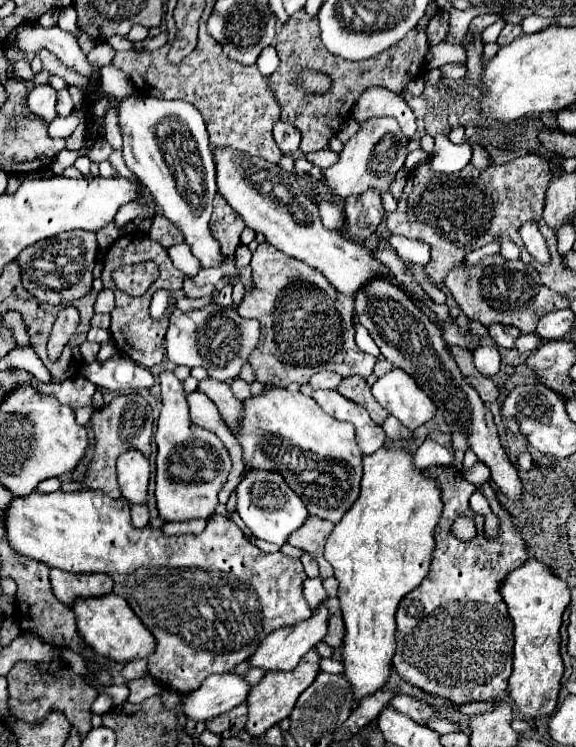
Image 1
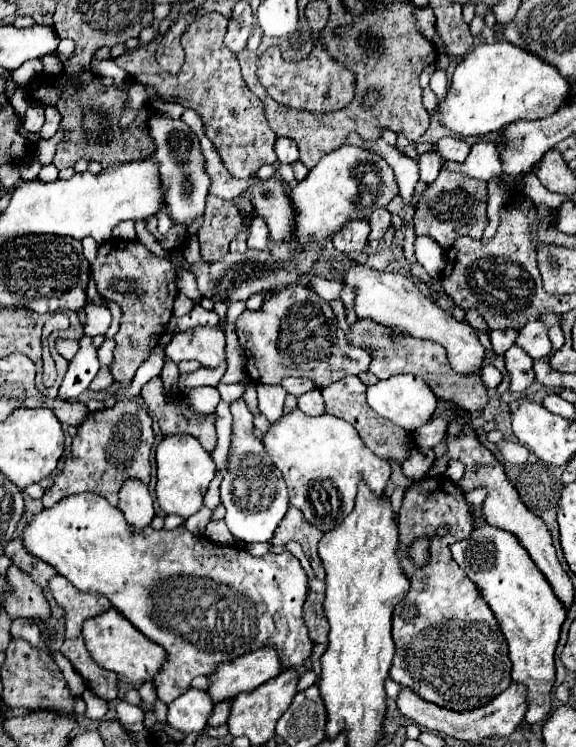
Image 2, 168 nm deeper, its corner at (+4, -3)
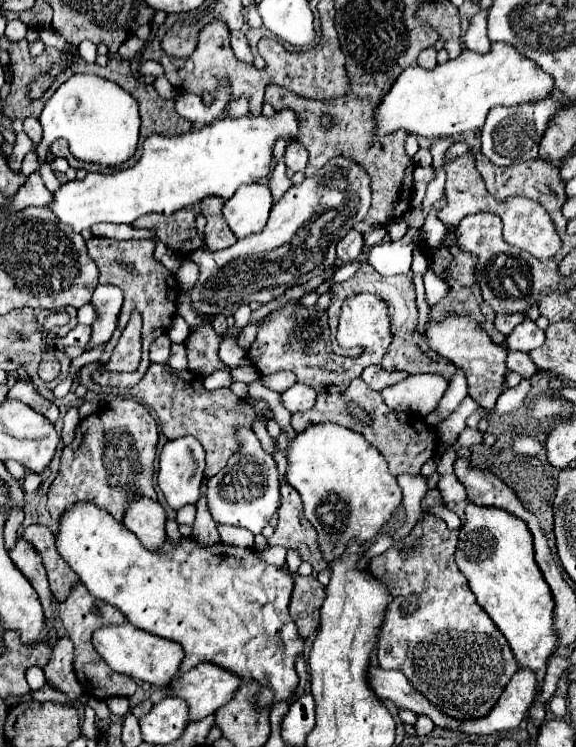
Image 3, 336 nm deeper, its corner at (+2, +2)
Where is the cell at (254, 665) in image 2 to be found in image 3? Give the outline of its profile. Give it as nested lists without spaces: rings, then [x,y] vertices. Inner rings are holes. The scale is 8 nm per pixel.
[[[200,663],[174,679],[168,689],[174,697],[188,703],[188,723],[192,723],[212,715],[220,705],[230,701],[234,689],[240,685],[240,677],[234,677],[212,663]]]

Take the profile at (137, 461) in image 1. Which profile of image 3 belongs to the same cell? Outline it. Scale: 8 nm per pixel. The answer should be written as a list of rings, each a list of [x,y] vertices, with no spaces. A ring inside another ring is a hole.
[[[140,497],[130,503],[124,517],[124,527],[132,531],[140,543],[150,549],[158,551],[166,541],[166,511],[158,501],[150,501],[148,497]]]

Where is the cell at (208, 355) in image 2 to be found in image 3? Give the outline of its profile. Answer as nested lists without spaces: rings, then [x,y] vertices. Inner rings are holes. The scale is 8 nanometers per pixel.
[[[182,343],[172,345],[172,353],[168,357],[168,367],[174,371],[186,371],[188,369],[188,359],[186,359],[186,347]]]

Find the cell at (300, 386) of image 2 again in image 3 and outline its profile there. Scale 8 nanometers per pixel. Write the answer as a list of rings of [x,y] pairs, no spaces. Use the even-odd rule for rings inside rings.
[[[278,371],[278,373],[272,373],[272,375],[264,375],[260,381],[262,381],[262,385],[266,385],[268,389],[278,391],[278,393],[284,393],[286,387],[290,387],[290,385],[296,383],[296,377],[294,377],[294,373],[290,373],[290,371]]]

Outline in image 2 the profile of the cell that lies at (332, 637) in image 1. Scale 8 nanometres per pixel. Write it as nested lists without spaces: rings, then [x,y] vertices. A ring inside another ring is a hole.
[[[310,592],[304,604],[304,620],[310,630],[310,640],[316,644],[328,644],[328,634],[330,634],[330,626],[328,620],[324,618],[322,602],[324,602],[324,594]]]

